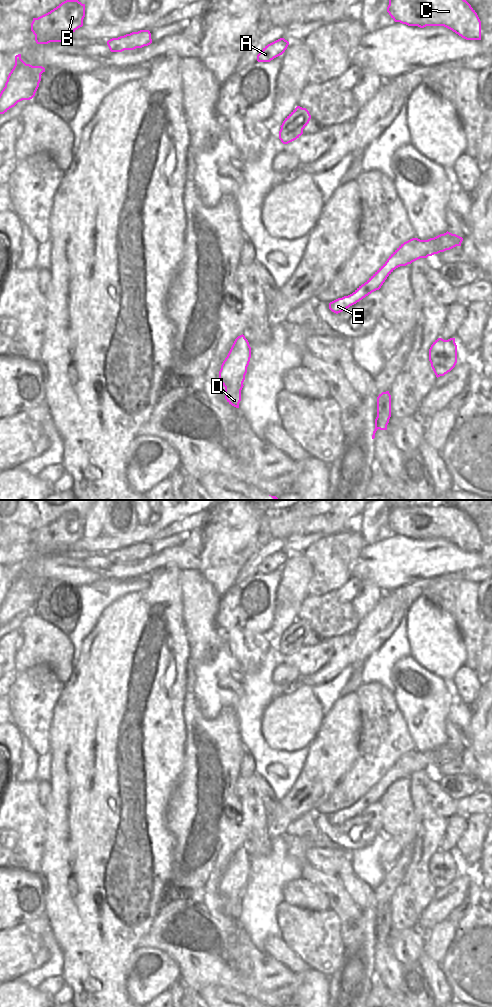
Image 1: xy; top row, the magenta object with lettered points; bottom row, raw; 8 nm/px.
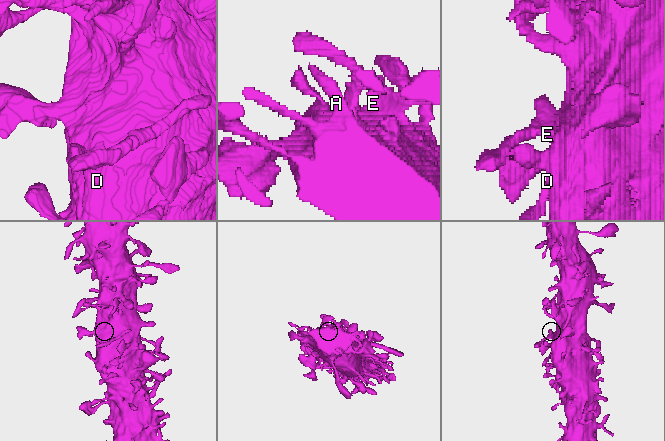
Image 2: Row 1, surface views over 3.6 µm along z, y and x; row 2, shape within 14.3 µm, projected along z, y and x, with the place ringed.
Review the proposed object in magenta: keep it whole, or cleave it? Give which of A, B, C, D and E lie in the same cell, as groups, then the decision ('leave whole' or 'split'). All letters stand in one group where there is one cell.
A B C D E; leave whole

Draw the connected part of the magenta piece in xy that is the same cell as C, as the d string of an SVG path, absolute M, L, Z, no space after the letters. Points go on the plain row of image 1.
M431 502L430 506L393 506L387 524L395 534L408 538L444 538L466 552L481 552L481 533L471 517L454 506L442 502Z

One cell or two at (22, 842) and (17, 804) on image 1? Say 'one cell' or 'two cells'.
one cell

